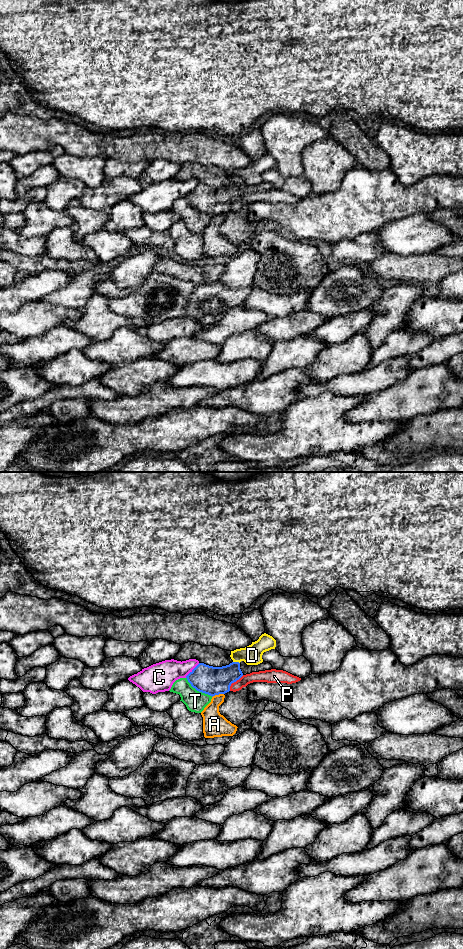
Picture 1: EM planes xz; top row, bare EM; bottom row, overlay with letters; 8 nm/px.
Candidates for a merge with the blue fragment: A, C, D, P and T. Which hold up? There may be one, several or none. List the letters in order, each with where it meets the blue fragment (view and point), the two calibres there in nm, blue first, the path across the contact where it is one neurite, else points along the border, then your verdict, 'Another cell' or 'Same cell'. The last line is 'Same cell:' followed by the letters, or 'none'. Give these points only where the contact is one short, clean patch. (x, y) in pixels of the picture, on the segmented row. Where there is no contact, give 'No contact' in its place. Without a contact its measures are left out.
A: Touches blue at xz (217, 694). Thickness 220 nm (blue) against 190 nm. Boundary: xz (223, 693), (212, 697). Another cell
C: Touches blue at xz (192, 670). Thickness 220 nm (blue) against 220 nm. Another cell
D: Touches blue at xz (236, 662). Thickness 220 nm (blue) against 160 nm. Another cell
P: Touches blue at xz (234, 681). Thickness 220 nm (blue) against 100 nm. Boundary: xz (243, 675), (231, 684), (229, 690). Another cell
T: Touches blue at xz (198, 690). Thickness 220 nm (blue) against 170 nm. Another cell
Same cell: none

